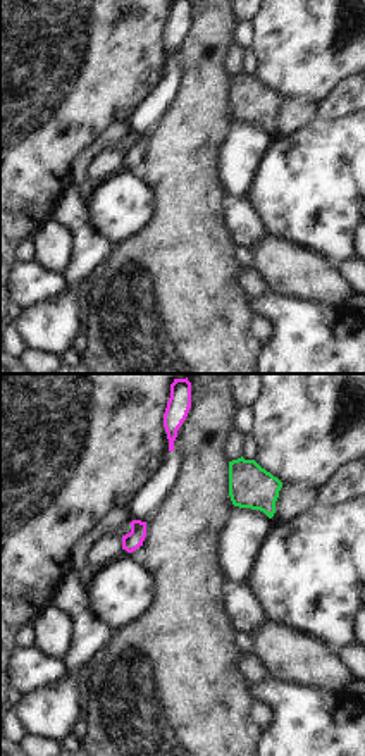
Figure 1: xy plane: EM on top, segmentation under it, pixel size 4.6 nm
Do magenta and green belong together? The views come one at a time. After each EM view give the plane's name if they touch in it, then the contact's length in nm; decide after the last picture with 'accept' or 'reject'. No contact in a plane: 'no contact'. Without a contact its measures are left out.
xy | 30 nm

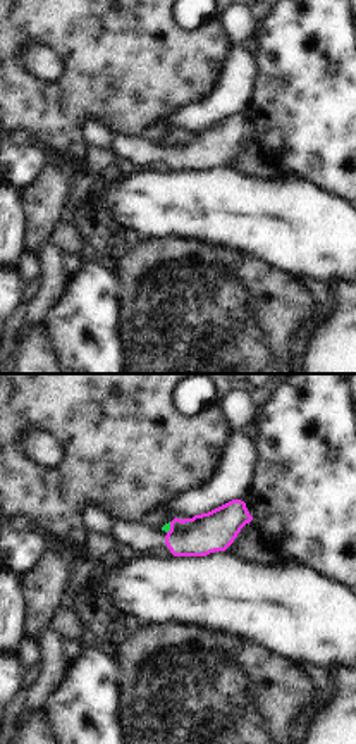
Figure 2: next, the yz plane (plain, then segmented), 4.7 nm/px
yz | 60 nm

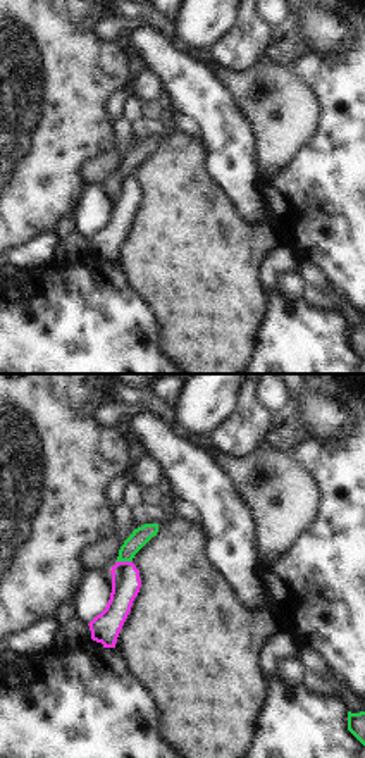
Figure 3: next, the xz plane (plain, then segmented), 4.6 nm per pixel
xz | 80 nm

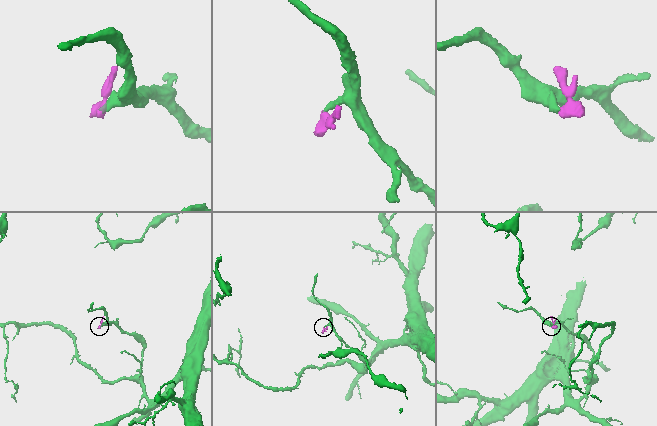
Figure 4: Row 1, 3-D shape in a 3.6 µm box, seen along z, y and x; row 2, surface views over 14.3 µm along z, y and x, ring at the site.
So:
reject

